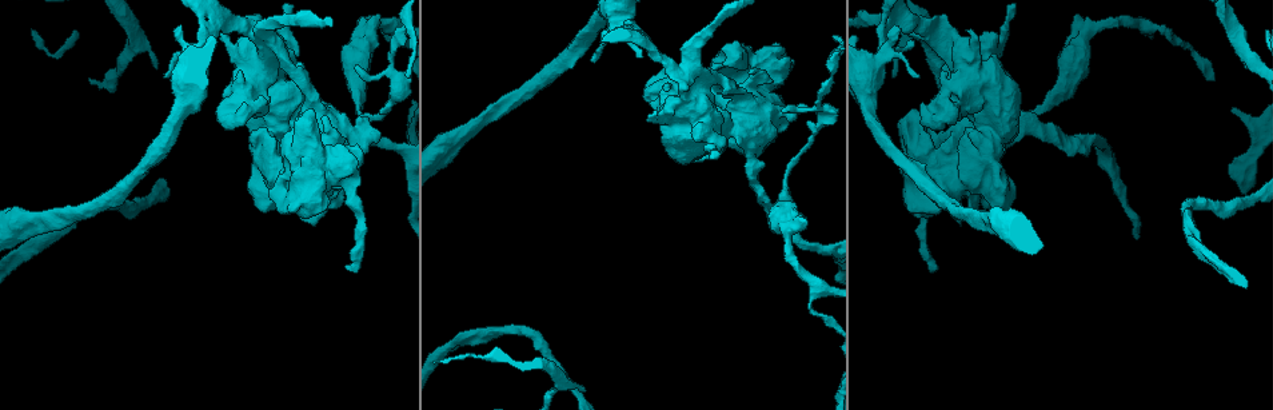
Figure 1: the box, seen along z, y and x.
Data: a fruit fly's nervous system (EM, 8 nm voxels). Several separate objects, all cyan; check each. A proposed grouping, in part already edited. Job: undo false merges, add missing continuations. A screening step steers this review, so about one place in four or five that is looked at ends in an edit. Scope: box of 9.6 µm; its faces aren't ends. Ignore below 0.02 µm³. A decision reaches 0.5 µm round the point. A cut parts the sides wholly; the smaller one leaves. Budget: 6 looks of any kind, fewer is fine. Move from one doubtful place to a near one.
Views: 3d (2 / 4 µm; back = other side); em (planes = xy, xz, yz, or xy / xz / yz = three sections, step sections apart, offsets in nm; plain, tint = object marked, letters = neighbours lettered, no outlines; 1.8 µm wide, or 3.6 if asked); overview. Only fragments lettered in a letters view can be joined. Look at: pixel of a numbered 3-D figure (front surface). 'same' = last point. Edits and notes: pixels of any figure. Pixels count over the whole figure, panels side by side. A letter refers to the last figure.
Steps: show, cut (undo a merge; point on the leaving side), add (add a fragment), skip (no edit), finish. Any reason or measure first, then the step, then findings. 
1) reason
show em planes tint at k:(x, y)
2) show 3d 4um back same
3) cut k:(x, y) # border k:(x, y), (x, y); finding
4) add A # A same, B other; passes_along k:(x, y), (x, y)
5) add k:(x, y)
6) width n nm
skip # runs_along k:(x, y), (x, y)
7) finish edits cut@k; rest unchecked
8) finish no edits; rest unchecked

thick turns thin
show em xy step 4 tint at 1:(358, 95)

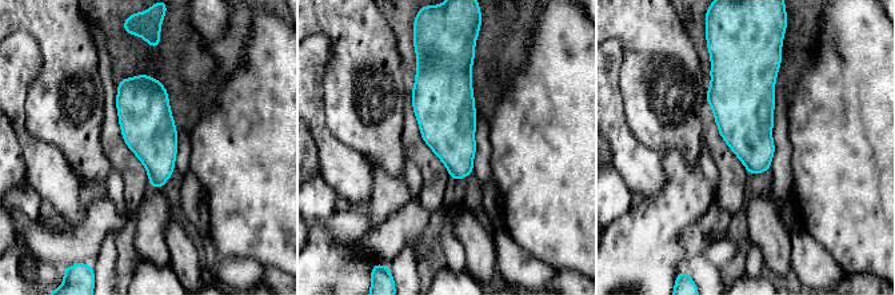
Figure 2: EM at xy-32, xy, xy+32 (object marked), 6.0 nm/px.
another direction
show em planes tint same

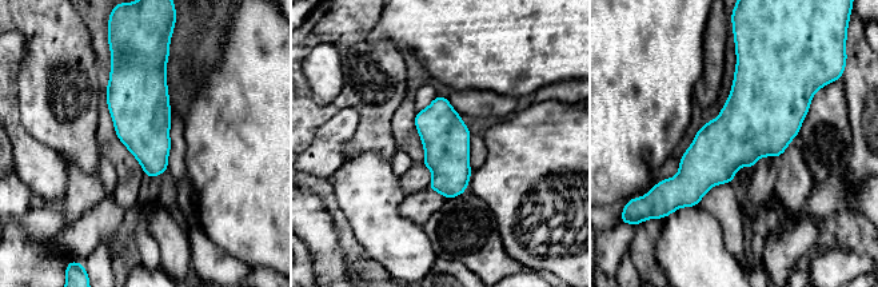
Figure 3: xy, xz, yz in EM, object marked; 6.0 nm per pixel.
show em planes letters same

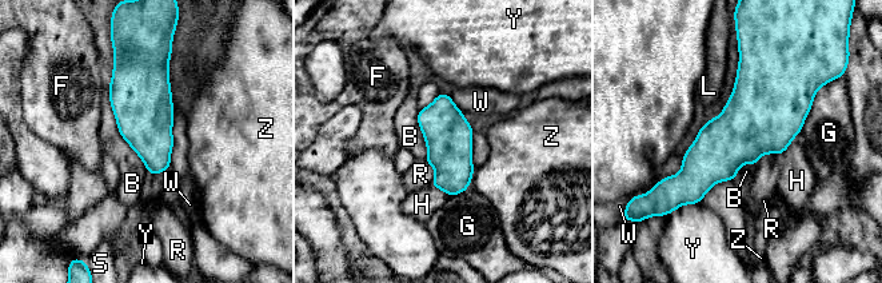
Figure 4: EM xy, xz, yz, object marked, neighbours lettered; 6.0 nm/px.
skip # B other, F other, G other, H other, L other, R other, S other, W other, Y other, Z other; border 4:(108, 83), (118, 132), (148, 174); all the same neuron

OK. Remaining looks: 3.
calibre changes
show 3d 2um at 1:(392, 65)

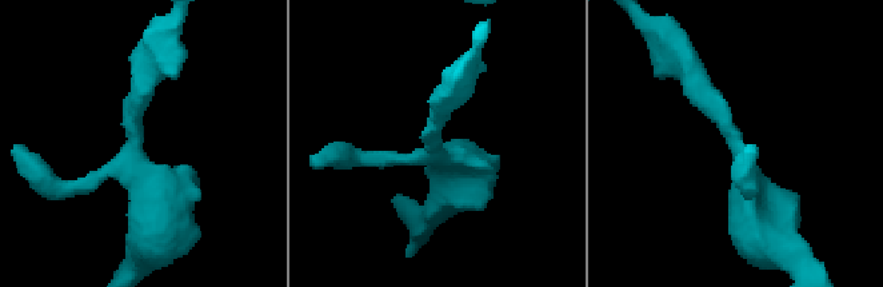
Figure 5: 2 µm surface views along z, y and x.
show em yz step 16 letters at 5:(135, 140)

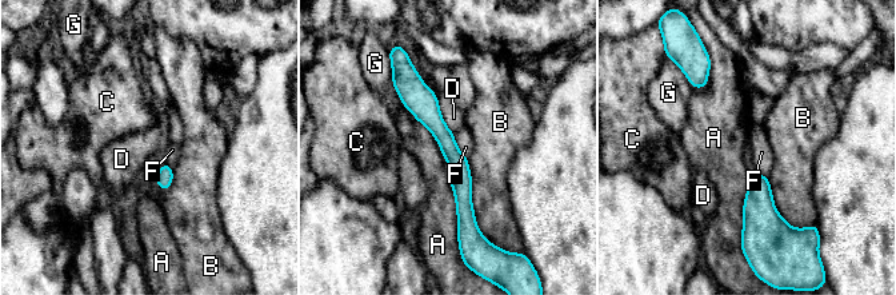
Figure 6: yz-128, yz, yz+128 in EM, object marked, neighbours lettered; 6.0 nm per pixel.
skip # A other, B other, C other, D other, F other, G other; runs_along 6:(415, 75), (459, 164), (463, 226); one neuron here

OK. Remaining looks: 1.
show em planes letters at 1:(959, 224)

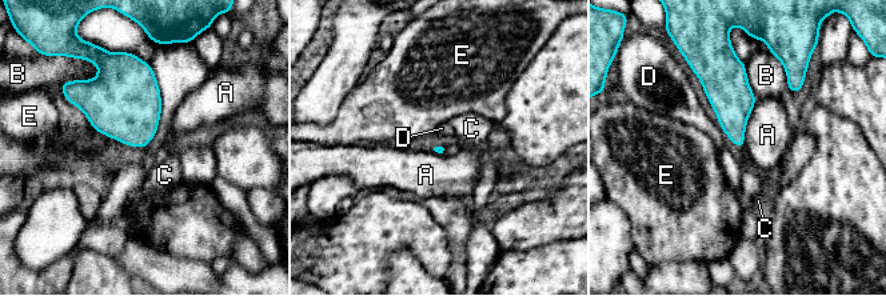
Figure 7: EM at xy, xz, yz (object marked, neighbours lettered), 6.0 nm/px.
skip # A other, B other, C other, D other, E other; border 7:(757, 99), (746, 123), (743, 148); no lettered fragment goes on from it

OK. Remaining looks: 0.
finish no edits; rest unchecked

